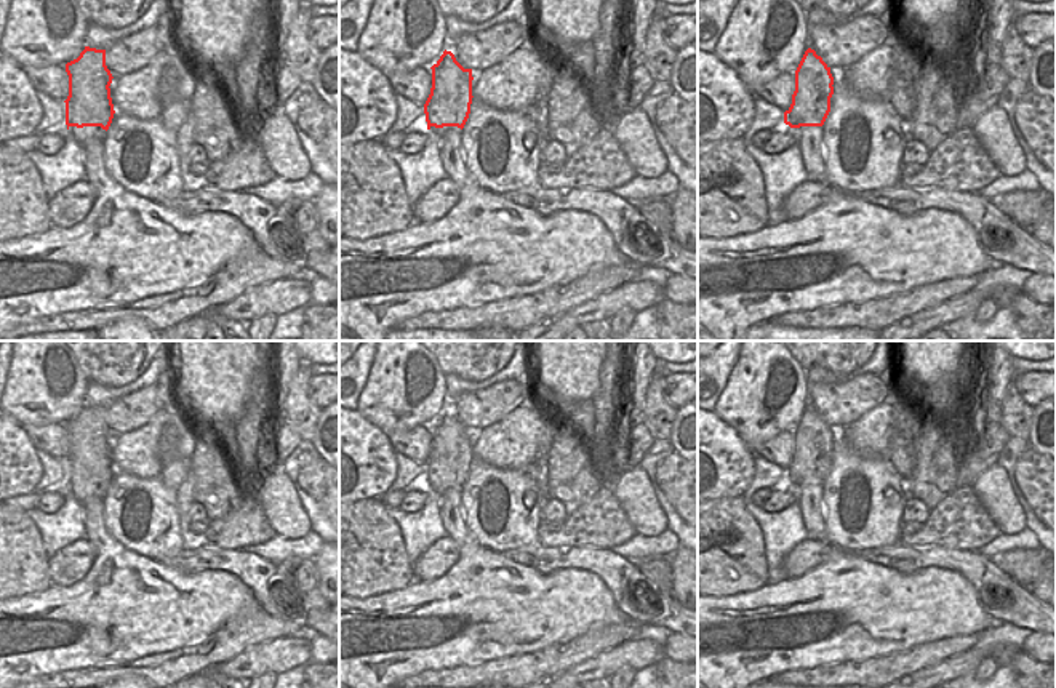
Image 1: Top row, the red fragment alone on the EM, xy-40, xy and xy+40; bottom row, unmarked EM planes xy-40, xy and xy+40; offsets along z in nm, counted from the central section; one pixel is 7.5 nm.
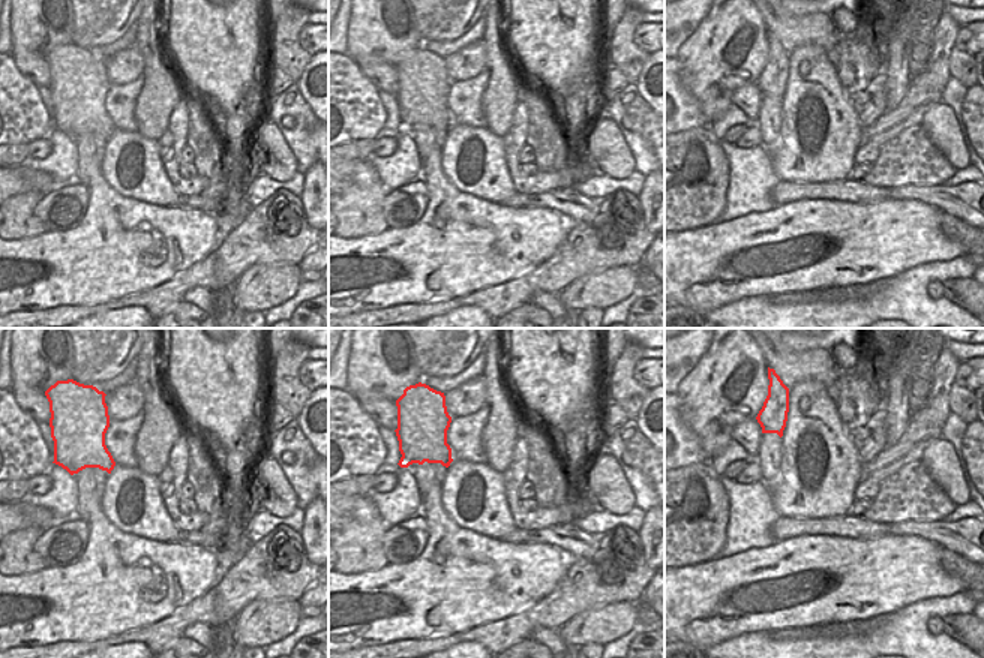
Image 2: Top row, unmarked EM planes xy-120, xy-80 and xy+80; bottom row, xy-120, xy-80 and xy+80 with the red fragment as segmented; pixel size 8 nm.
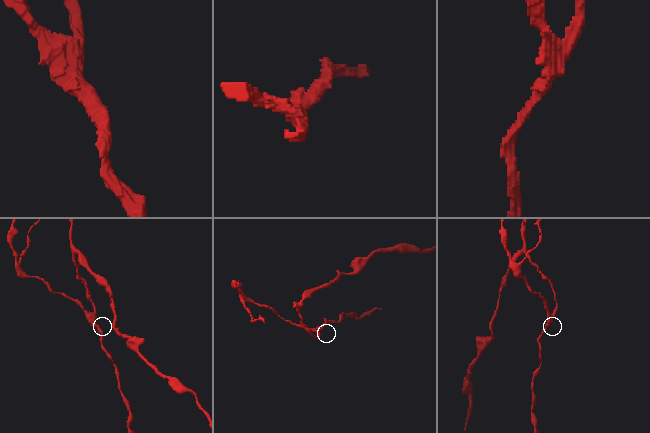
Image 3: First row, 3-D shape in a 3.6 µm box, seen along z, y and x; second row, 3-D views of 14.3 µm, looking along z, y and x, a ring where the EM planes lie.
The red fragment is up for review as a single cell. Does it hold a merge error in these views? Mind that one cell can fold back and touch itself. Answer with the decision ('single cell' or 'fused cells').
fused cells

